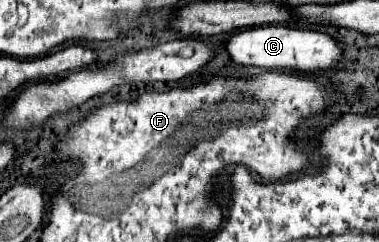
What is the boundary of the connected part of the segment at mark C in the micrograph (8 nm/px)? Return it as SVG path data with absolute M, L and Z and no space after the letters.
M261 25L233 33L227 39L225 49L235 63L257 65L265 69L293 67L303 71L315 71L315 69L329 69L341 61L341 47L333 37L329 37L327 33L291 27L291 25Z

